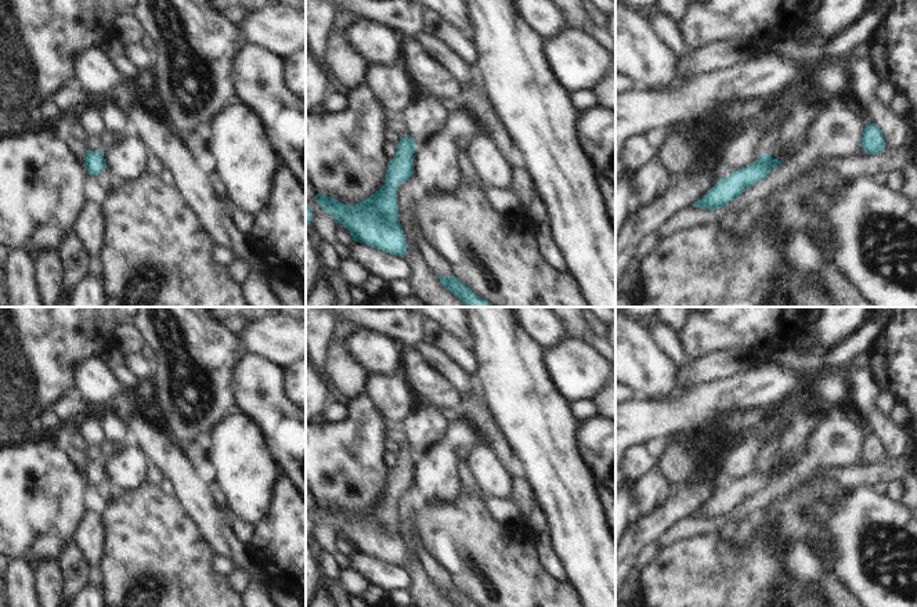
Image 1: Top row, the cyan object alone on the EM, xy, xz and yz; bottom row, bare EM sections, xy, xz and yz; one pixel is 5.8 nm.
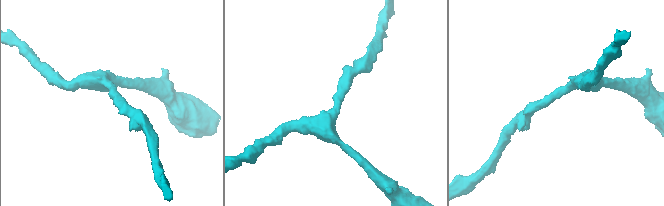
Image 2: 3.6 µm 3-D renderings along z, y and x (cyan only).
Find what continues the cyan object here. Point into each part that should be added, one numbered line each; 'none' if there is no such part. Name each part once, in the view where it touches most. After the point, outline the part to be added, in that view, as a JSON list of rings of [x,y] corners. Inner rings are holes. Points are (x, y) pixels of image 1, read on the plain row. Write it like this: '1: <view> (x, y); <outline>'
none

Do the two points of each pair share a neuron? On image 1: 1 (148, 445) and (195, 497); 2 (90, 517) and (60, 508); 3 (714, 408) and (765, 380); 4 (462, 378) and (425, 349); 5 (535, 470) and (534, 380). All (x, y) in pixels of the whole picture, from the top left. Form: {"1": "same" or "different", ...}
{"1": "same", "2": "different", "3": "same", "4": "same", "5": "same"}

